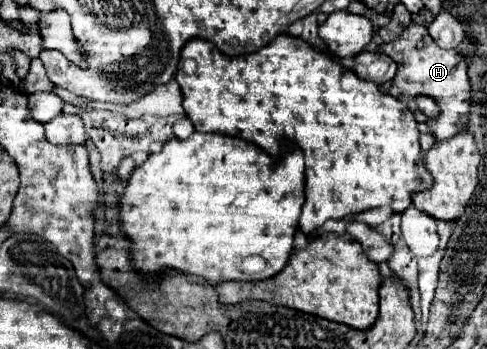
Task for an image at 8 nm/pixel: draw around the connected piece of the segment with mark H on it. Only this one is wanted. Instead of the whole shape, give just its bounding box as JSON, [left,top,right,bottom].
[381,22,471,140]

